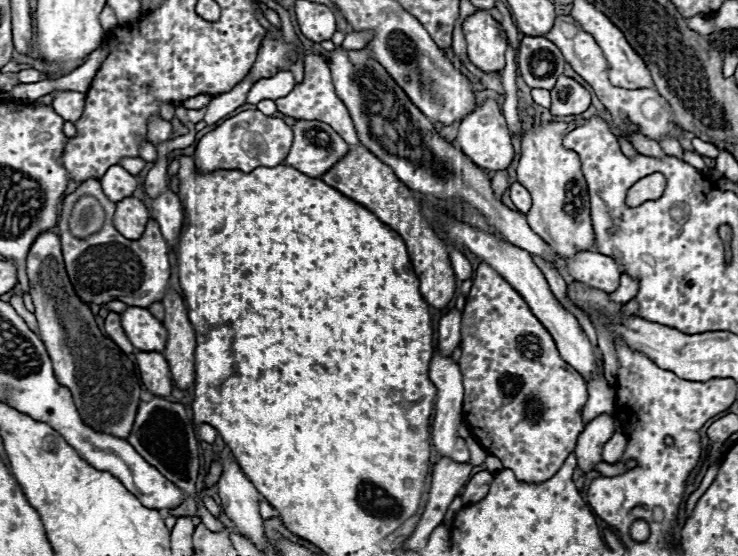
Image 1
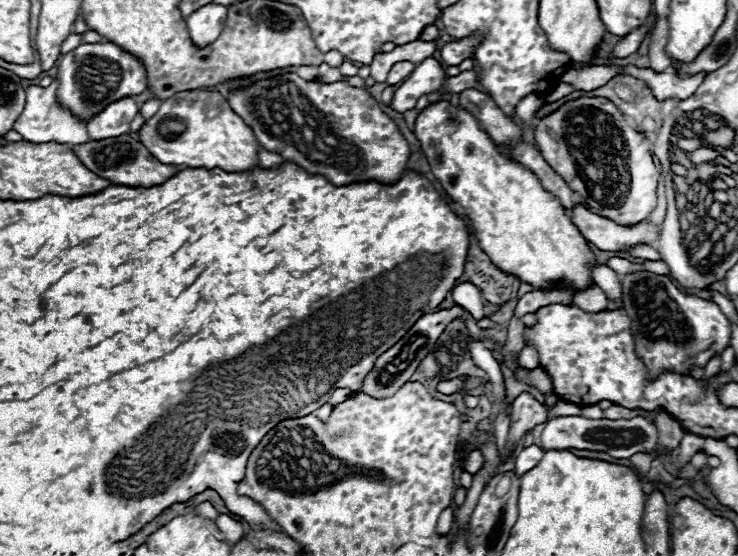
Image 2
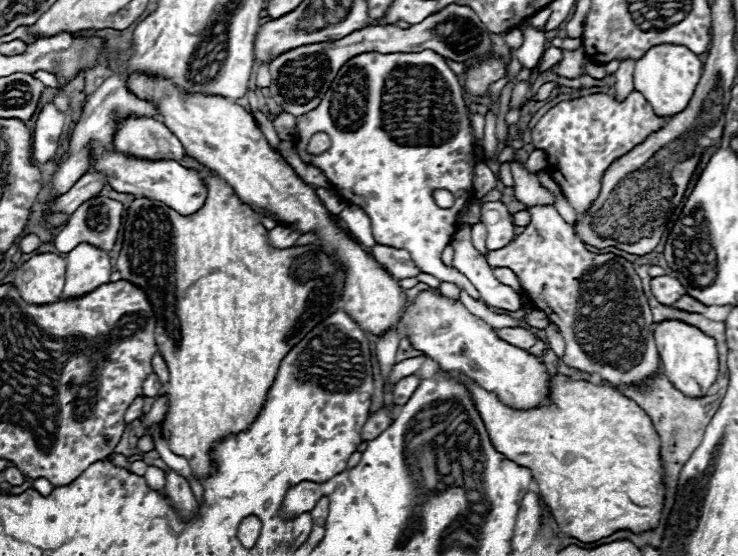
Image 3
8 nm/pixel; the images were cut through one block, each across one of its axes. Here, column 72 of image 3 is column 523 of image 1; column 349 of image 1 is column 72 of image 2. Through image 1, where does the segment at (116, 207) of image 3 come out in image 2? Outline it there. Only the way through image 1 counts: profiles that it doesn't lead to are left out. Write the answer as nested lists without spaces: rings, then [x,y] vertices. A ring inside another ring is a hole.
[[[112,42],[80,44],[72,52],[64,54],[58,64],[58,80],[58,102],[70,108],[82,120],[88,120],[114,100],[144,92],[148,86],[144,64]]]

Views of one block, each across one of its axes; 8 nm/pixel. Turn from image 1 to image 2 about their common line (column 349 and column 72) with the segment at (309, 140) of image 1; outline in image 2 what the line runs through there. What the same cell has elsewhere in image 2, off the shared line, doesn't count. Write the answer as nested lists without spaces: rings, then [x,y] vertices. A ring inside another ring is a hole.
[[[122,134],[116,138],[104,138],[104,140],[88,140],[84,144],[72,146],[74,154],[78,160],[94,174],[110,180],[112,184],[122,184],[122,186],[154,186],[164,180],[168,180],[178,166],[174,164],[162,164],[158,162],[136,138]]]

